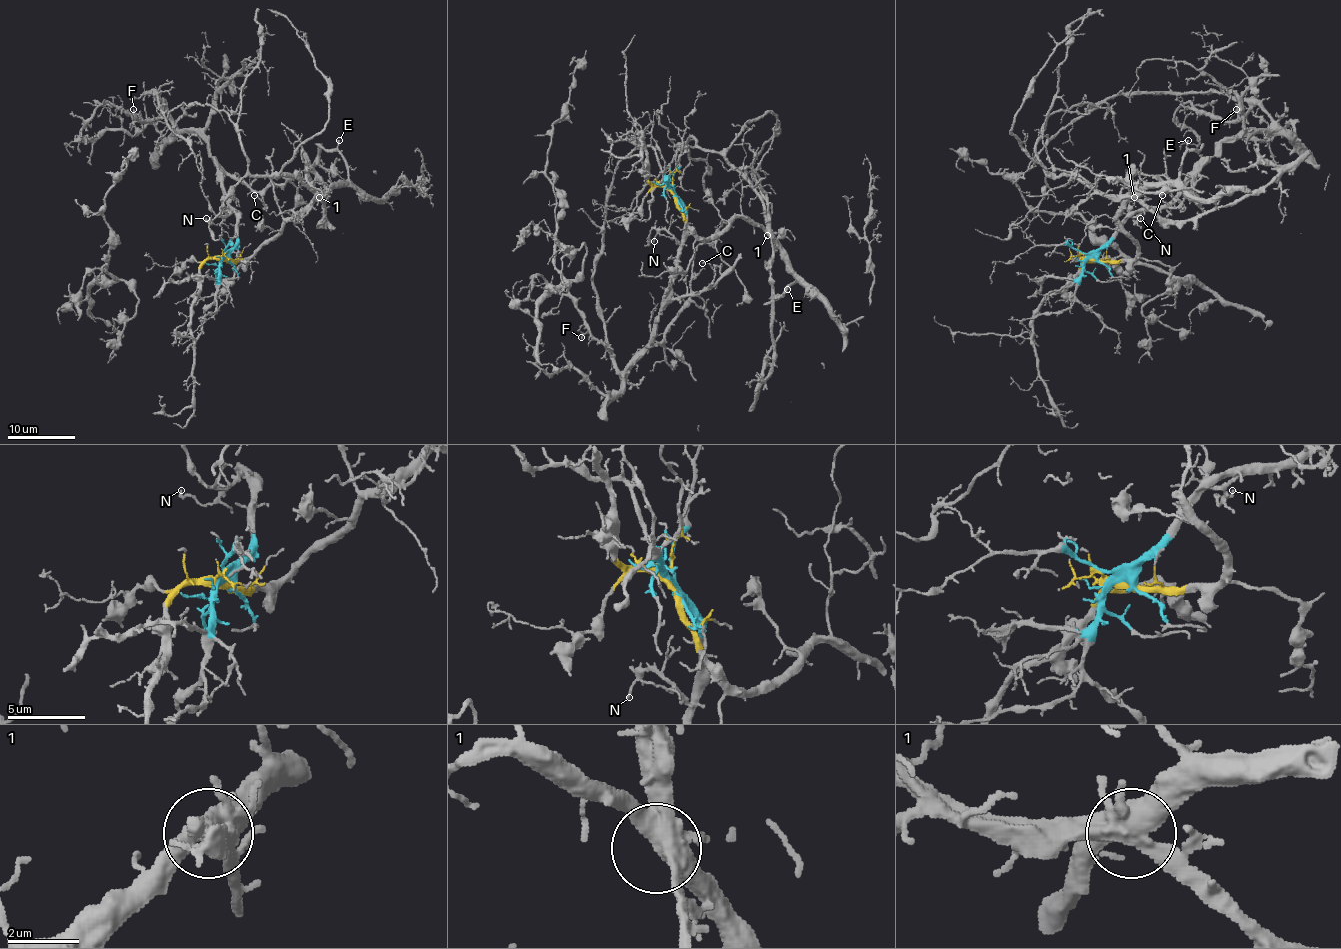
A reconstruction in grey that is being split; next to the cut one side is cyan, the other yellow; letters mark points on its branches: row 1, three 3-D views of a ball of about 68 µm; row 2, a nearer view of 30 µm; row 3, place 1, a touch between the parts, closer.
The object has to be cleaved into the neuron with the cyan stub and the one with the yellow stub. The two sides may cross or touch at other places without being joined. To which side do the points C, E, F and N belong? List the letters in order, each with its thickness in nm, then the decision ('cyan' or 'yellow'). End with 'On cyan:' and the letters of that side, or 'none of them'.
C: 130 nm | cyan
E: 160 nm | yellow
F: 120 nm | cyan
N: 160 nm | cyan
On cyan: C, F, N

